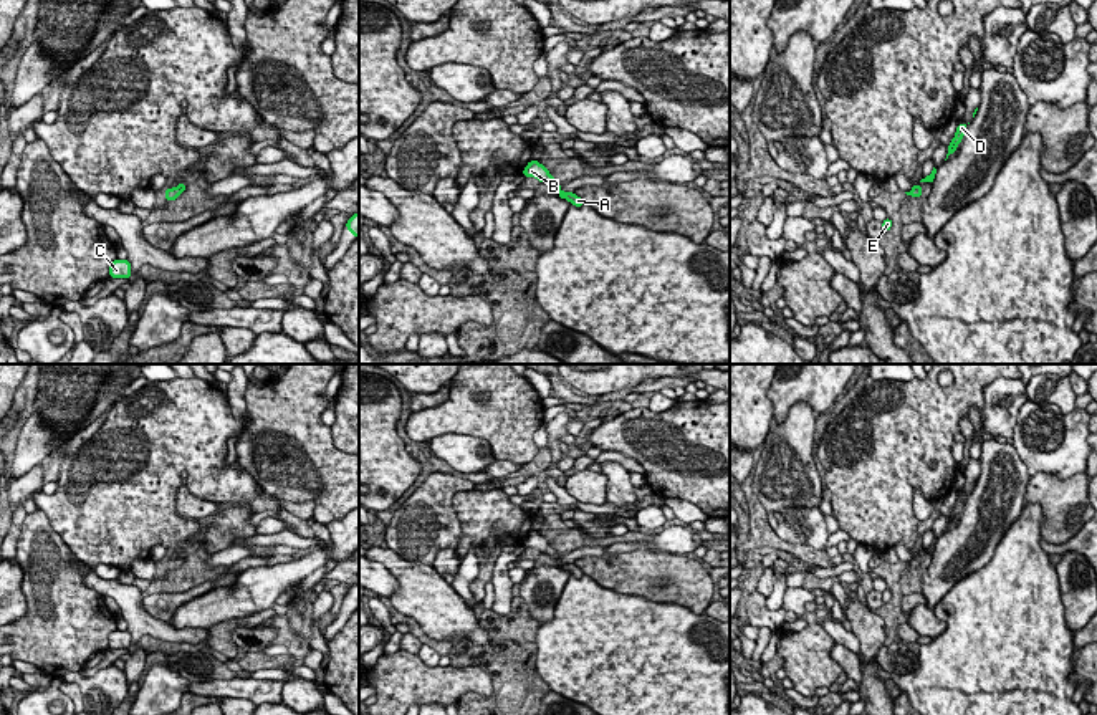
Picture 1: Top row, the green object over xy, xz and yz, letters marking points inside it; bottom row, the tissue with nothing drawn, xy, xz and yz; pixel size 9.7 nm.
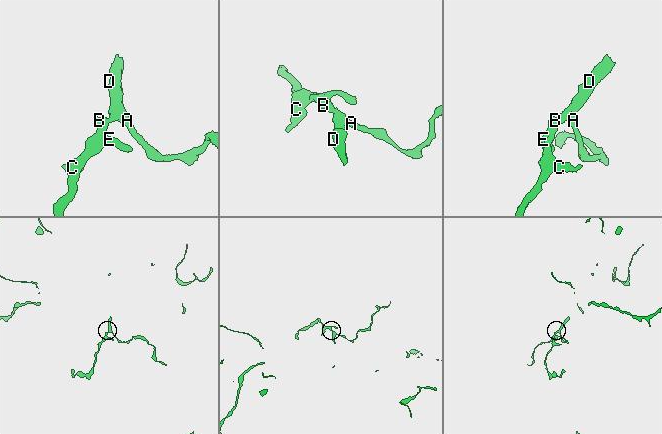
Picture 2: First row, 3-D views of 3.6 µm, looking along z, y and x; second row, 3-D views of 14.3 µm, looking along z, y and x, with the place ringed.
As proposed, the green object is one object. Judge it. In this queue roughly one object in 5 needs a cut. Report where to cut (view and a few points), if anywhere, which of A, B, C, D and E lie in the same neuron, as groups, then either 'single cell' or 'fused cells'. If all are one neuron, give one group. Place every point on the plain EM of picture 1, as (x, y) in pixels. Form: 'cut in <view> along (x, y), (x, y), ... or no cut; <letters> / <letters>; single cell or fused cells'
no cut; A B C D E; single cell

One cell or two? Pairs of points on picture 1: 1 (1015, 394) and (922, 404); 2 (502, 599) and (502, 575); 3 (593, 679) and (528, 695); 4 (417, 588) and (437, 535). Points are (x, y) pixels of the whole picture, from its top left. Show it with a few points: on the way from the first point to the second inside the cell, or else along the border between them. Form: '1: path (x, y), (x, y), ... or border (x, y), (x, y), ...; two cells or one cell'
1: border (993, 381), (983, 389), (980, 426); two cells
2: path (502, 593), (502, 581); one cell
3: border (536, 652), (536, 672), (551, 691); two cells
4: border (389, 548), (406, 560), (431, 565); two cells

